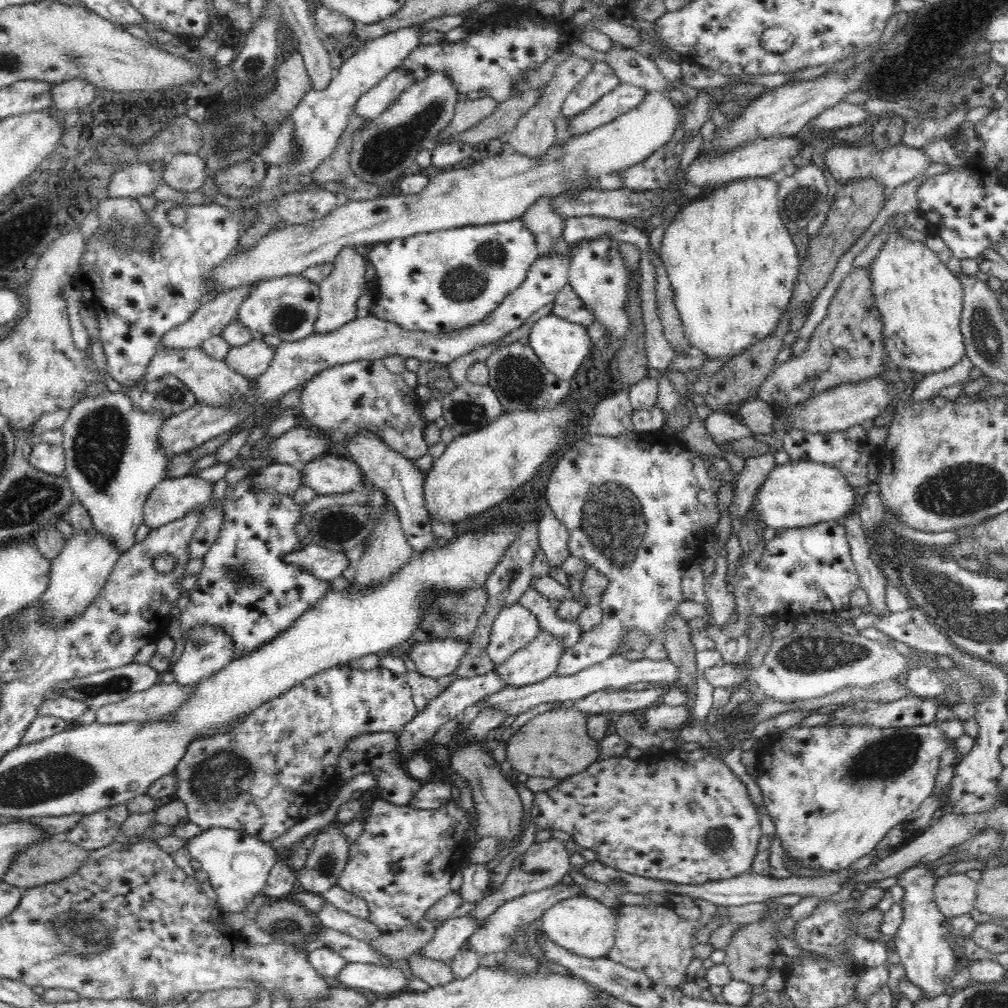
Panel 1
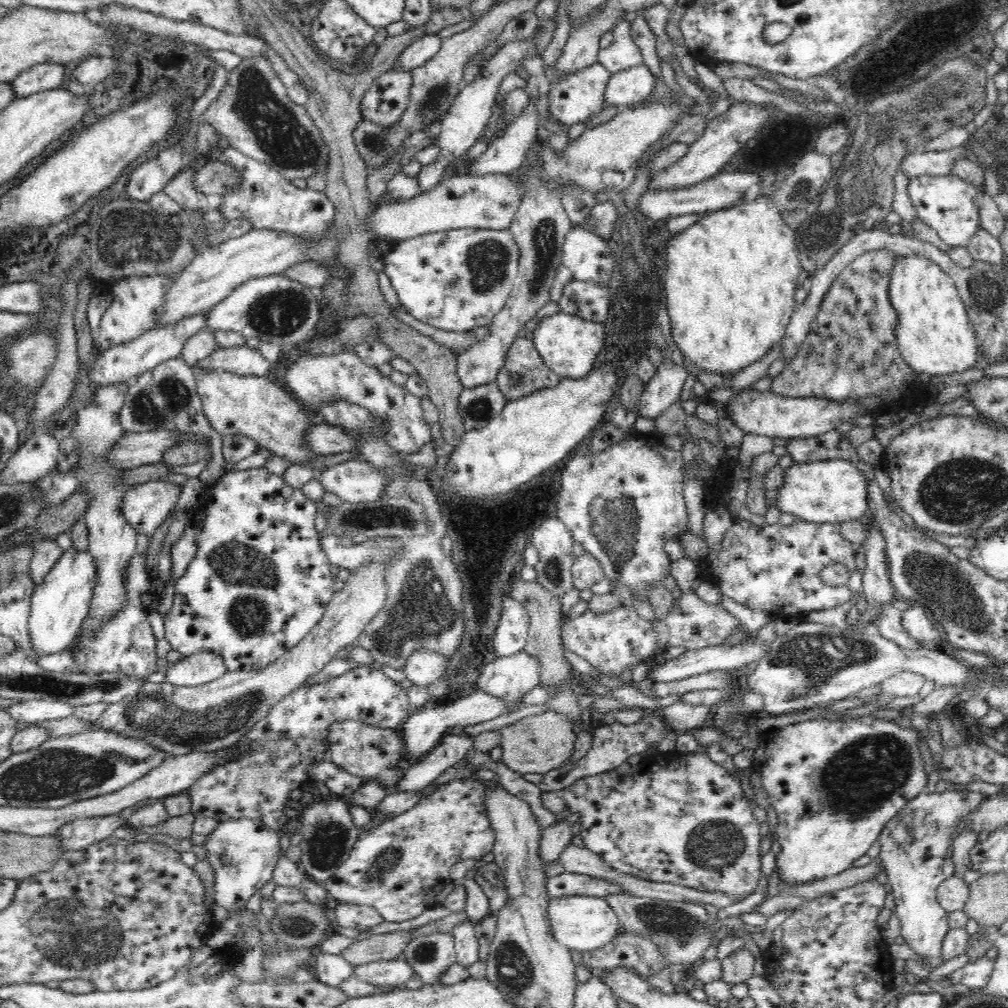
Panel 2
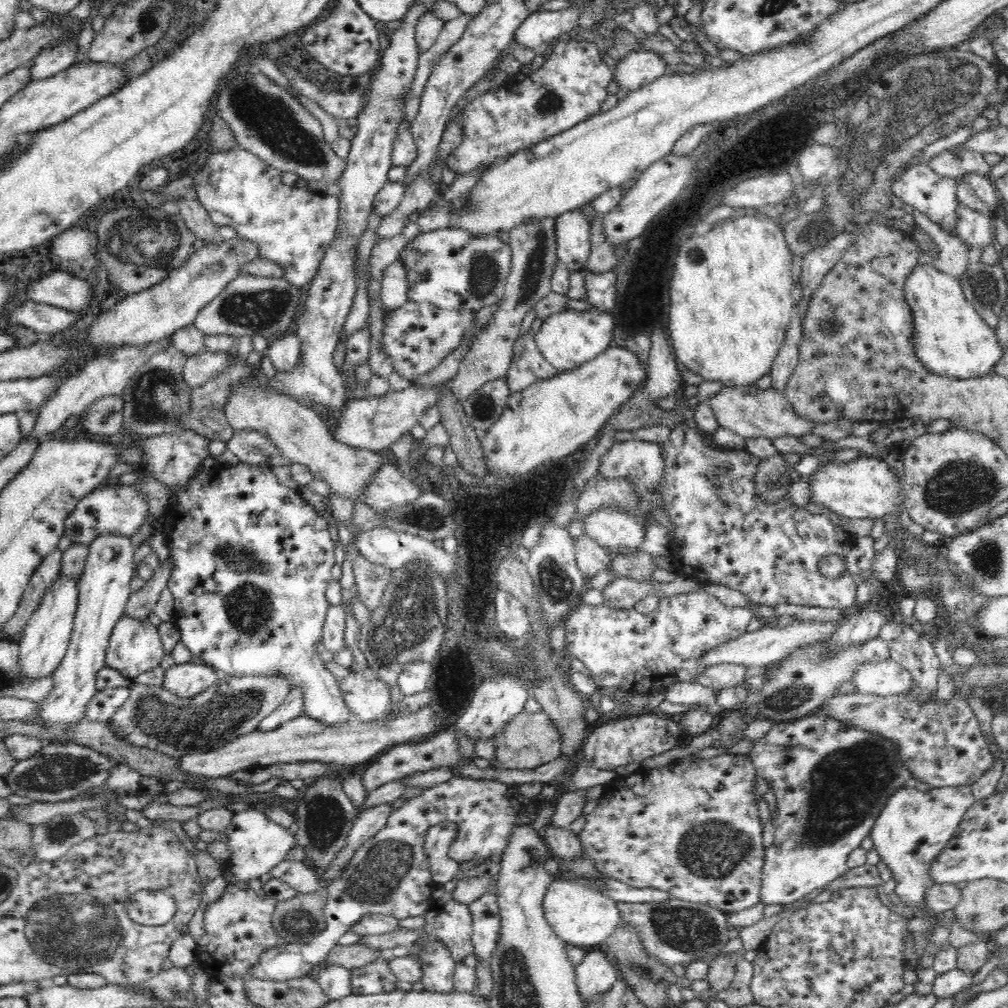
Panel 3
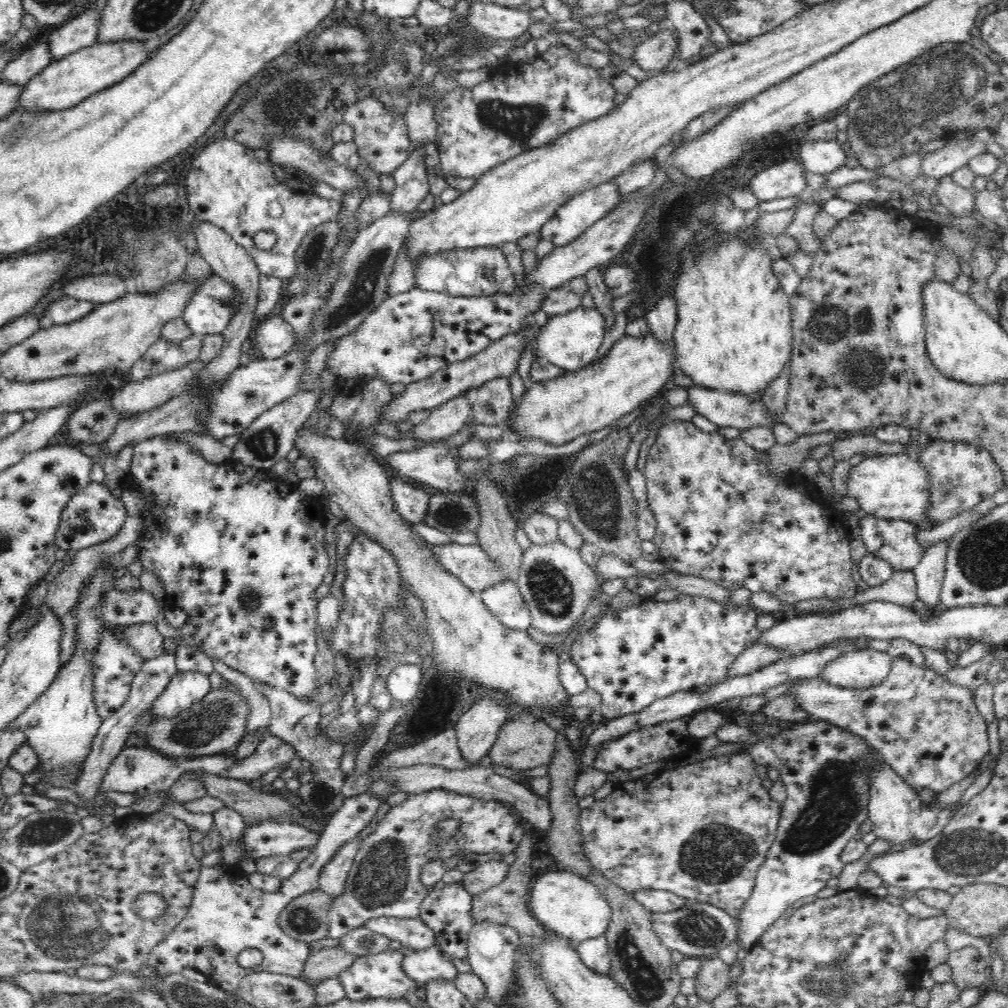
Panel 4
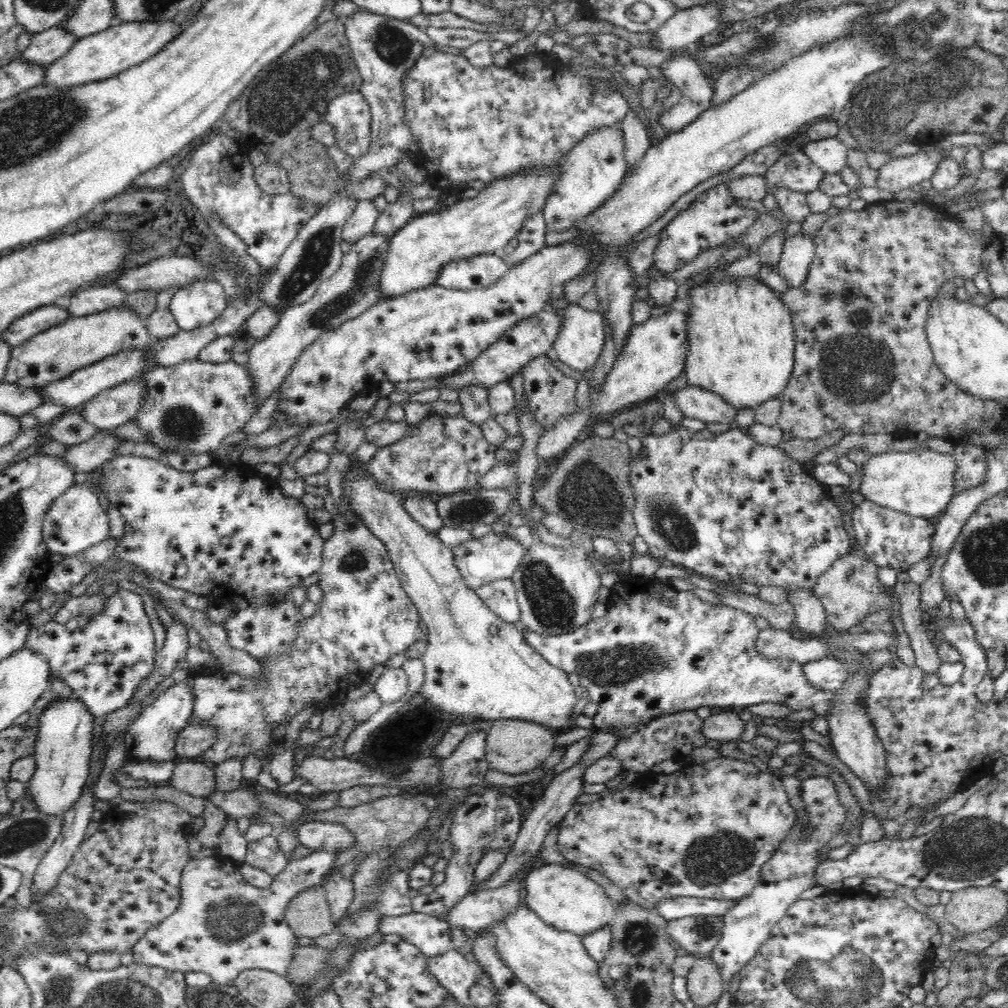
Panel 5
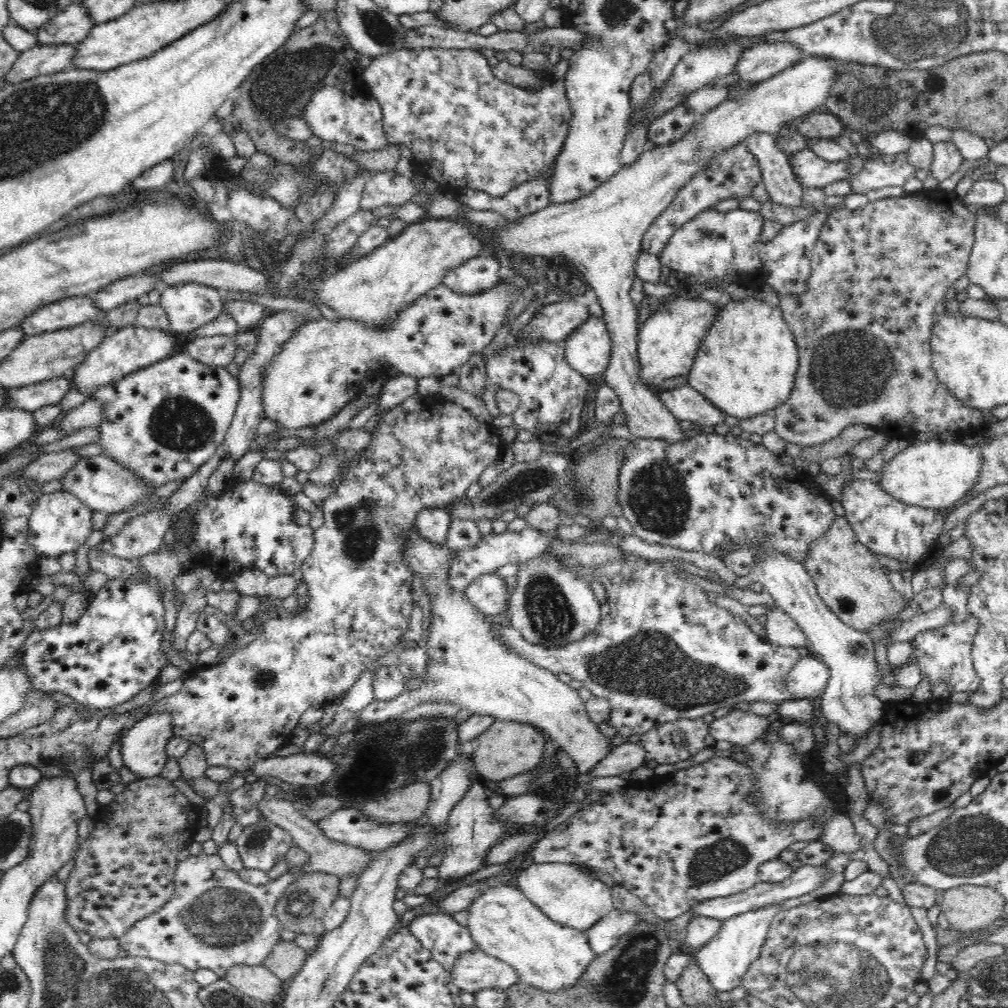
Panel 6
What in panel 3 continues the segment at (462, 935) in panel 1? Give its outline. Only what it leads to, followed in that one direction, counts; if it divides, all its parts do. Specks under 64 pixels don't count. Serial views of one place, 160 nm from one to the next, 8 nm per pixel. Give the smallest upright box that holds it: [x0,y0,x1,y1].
[408,935,457,993]

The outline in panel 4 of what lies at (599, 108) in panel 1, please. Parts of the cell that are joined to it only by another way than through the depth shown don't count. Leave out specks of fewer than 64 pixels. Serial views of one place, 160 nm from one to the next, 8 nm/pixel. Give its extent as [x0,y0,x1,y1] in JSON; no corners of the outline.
[631,27,679,73]

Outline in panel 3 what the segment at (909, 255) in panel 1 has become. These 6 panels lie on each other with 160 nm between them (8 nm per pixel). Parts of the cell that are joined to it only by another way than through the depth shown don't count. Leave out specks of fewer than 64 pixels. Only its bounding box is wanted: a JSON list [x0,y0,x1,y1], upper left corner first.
[904,260,1005,379]

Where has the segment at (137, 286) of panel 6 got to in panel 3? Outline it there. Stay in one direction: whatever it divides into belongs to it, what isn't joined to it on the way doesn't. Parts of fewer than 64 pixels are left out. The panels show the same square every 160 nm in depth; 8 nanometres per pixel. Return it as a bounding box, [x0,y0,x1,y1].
[8,302,80,332]

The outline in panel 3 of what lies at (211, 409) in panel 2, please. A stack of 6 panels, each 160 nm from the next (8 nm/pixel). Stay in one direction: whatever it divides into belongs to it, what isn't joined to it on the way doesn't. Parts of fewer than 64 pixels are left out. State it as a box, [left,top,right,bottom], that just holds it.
[224,377,384,504]

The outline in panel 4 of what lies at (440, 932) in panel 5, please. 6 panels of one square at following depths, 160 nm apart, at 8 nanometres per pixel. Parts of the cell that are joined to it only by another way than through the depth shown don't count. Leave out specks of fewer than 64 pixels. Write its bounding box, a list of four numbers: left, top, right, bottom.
[363,917,437,950]

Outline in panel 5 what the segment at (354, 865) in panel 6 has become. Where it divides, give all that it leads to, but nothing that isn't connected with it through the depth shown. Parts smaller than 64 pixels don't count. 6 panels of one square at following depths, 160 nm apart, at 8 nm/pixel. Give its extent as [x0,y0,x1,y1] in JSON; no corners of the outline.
[209,788,268,819]

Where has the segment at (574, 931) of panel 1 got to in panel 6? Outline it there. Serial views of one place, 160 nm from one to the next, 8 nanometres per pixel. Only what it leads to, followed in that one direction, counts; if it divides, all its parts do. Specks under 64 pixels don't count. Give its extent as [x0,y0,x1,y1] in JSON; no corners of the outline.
[516,862,615,931]

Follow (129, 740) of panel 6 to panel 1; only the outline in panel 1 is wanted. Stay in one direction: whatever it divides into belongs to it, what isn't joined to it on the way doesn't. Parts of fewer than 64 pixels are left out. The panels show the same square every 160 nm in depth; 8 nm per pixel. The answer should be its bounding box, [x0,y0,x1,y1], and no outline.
[170,625,234,685]

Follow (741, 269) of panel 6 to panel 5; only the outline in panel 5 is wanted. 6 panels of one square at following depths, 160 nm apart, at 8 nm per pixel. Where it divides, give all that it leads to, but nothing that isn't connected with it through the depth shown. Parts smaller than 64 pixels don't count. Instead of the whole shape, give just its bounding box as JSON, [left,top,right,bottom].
[653,183,816,288]

